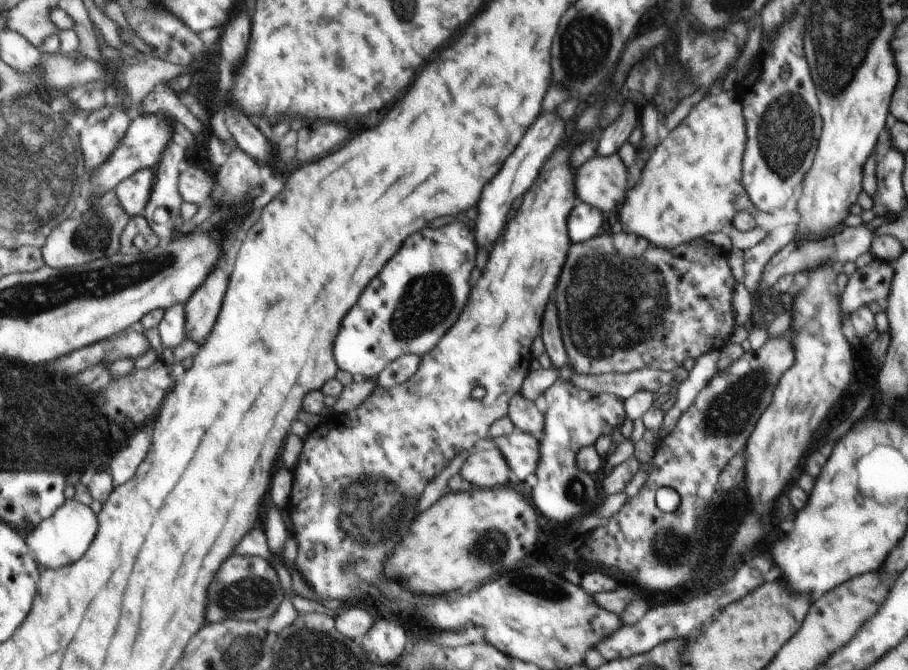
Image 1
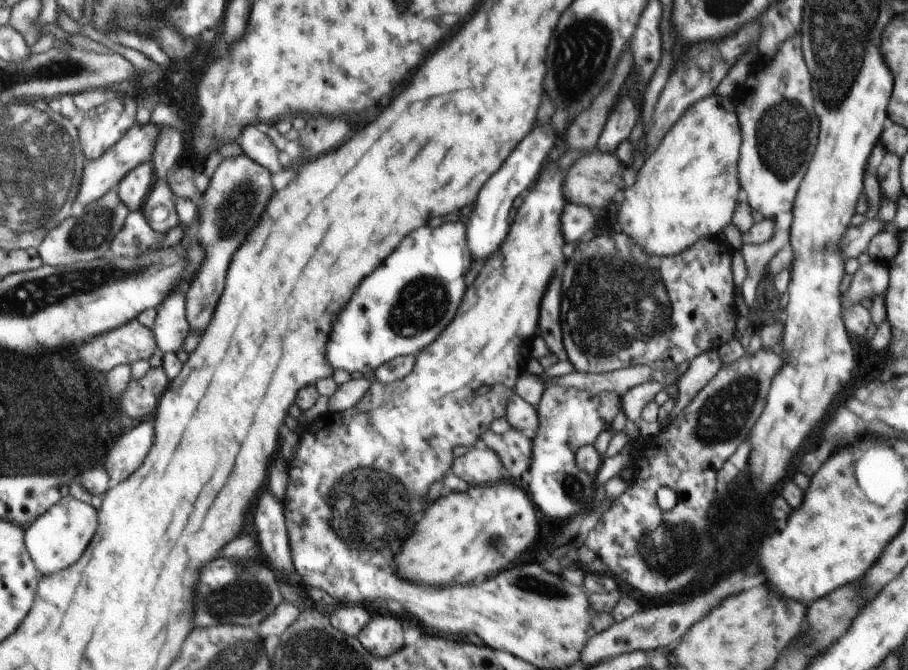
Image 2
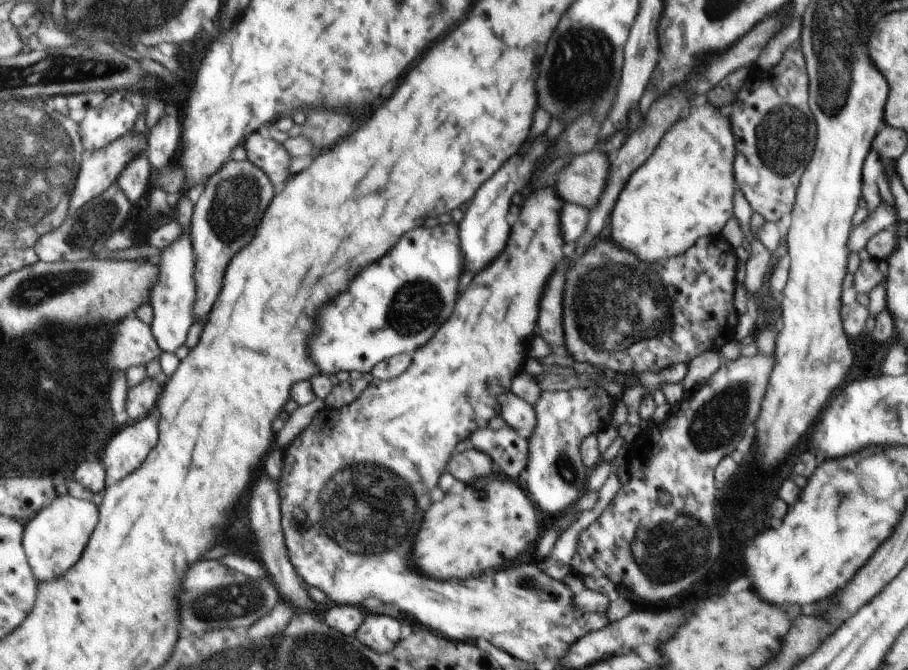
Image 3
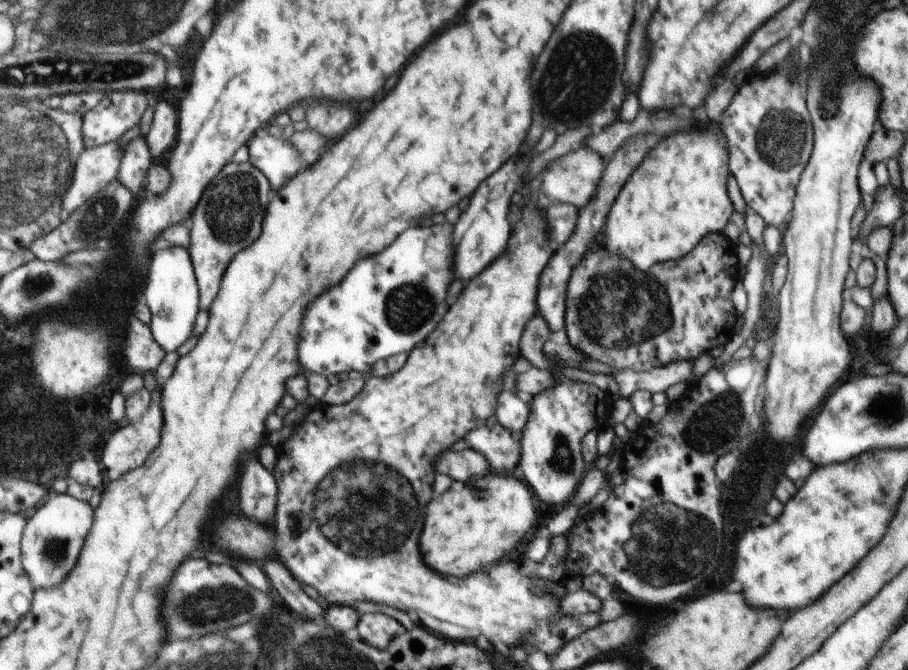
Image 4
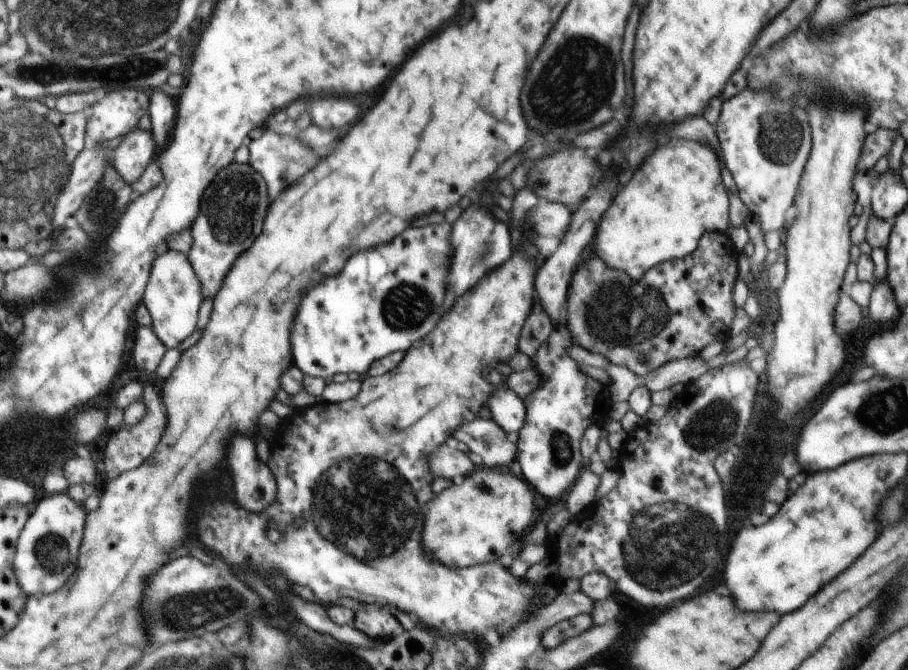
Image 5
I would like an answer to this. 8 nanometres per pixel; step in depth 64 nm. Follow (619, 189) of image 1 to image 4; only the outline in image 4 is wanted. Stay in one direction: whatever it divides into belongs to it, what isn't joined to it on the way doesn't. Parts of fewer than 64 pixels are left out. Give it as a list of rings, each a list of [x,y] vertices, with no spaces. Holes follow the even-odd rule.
[[[579,148],[575,152],[567,152],[561,158],[549,162],[547,170],[541,174],[541,188],[539,188],[539,192],[549,202],[569,202],[569,204],[575,204],[577,208],[581,208],[591,198],[591,194],[593,194],[593,190],[597,186],[597,180],[601,176],[601,170],[603,170],[601,158],[593,150]]]

